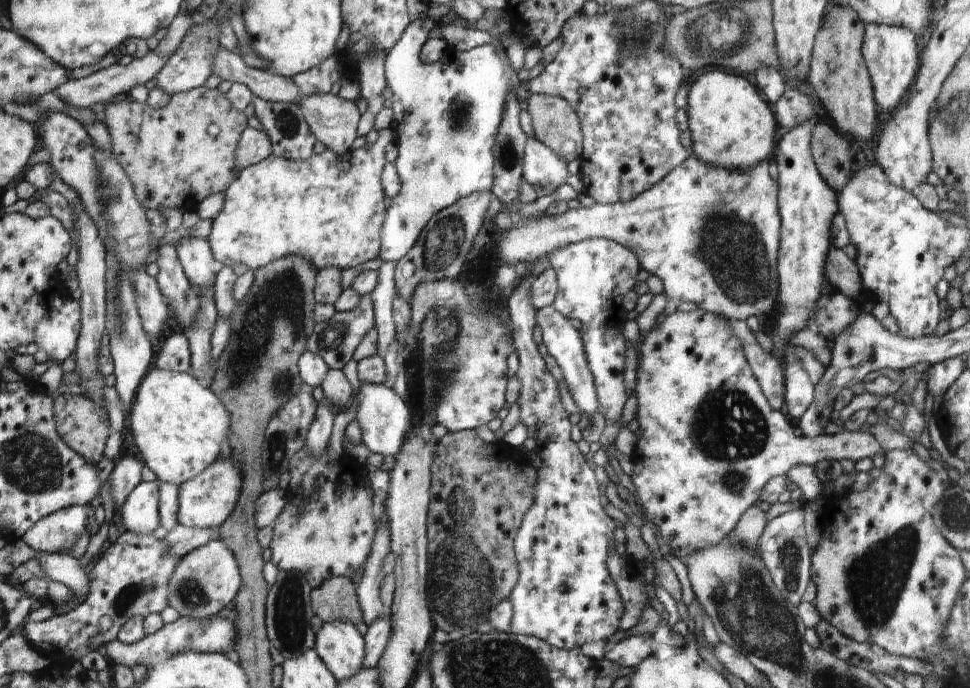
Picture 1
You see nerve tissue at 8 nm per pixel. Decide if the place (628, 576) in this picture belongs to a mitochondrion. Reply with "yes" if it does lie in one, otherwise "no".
yes

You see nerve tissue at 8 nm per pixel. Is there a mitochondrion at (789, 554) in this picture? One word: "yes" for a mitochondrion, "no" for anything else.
yes

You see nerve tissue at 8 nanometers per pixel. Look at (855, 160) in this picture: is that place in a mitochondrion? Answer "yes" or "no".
no

